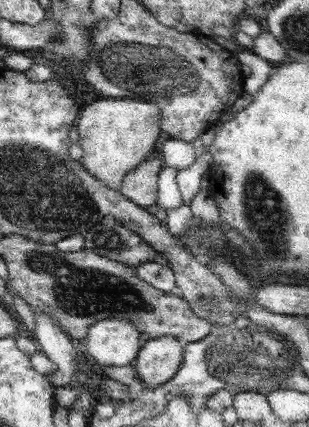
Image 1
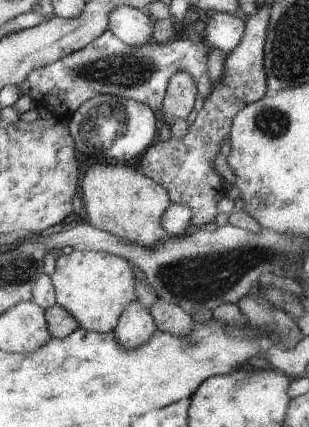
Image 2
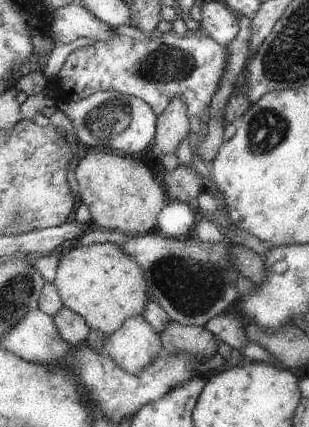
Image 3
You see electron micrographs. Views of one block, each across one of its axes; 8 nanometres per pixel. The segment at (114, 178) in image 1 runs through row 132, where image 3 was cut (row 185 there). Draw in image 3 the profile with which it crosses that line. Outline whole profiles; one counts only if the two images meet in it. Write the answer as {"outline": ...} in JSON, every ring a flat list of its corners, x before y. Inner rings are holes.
{"outline":[[93,148,85,152,73,172,79,184,81,202,91,210,91,228,121,232,129,238,145,236,145,232,155,228,155,216,165,208,165,196,161,186,153,180,149,168,135,160,135,156,117,156]]}

